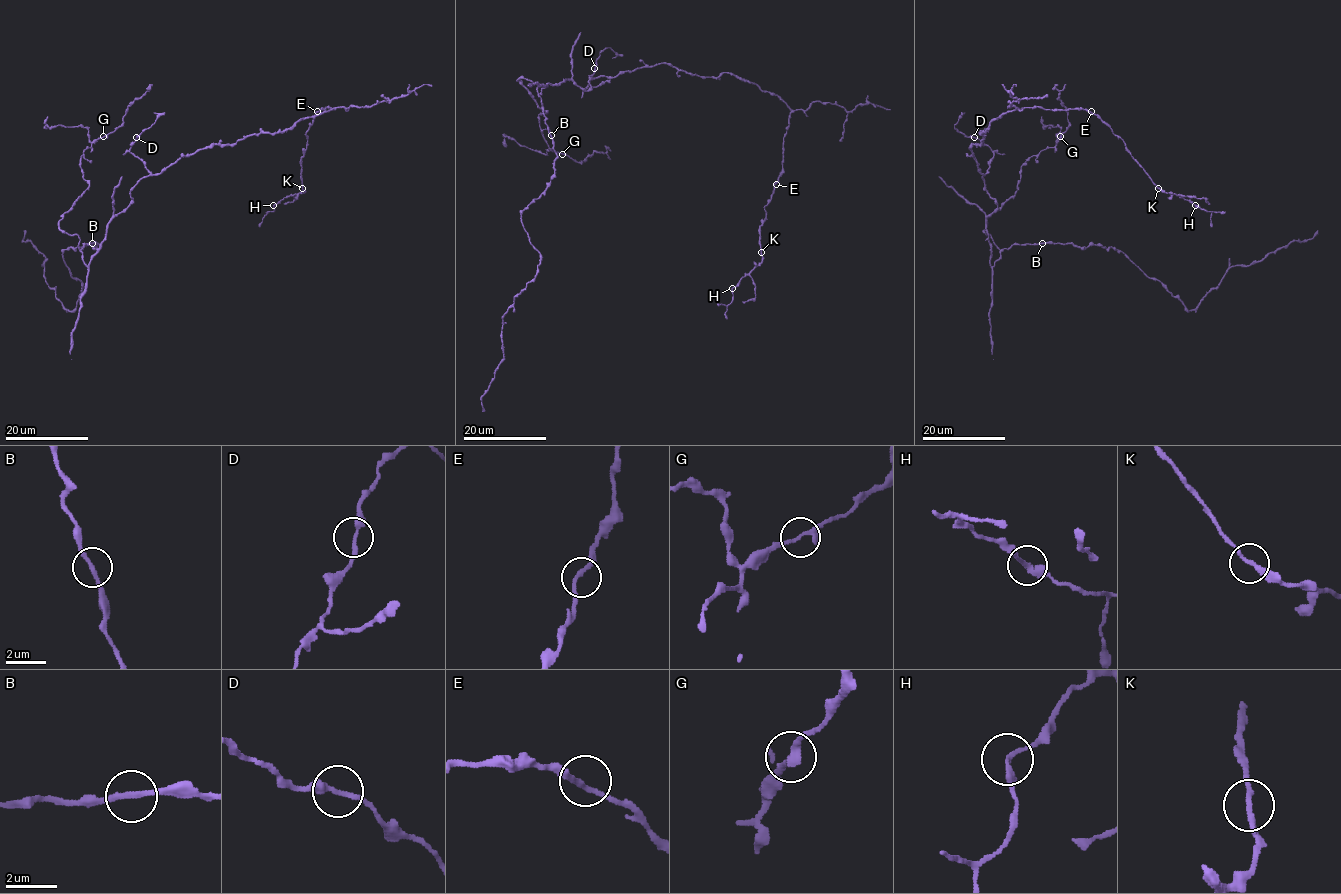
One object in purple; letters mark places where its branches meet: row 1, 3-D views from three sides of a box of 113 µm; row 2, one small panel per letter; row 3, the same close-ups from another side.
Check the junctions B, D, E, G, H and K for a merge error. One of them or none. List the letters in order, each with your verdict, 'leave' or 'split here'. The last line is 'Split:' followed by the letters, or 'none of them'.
B: leave
D: leave
E: leave
G: leave
H: leave
K: leave
Split: none of them

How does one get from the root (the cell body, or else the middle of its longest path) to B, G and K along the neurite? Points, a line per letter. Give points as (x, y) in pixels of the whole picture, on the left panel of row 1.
B: (131, 197), (132, 202), (109, 223), (106, 238), (88, 266), (83, 261), (81, 251), (85, 244), (92, 243)
G: (131, 197), (88, 266), (79, 237), (63, 232), (59, 220), (88, 186), (80, 165), (84, 151), (104, 136)
K: (131, 197), (142, 178), (184, 156), (254, 134), (282, 132), (331, 107), (316, 113), (306, 133), (302, 188)

